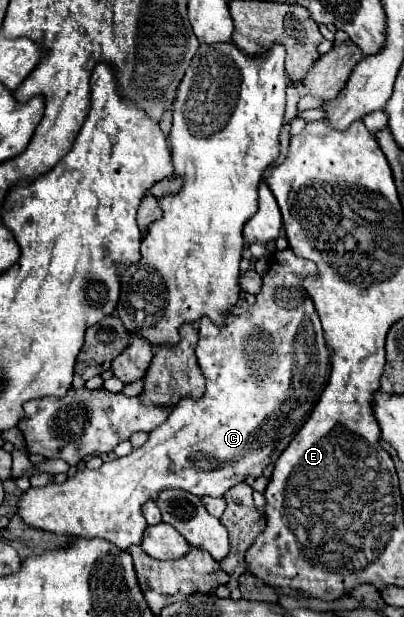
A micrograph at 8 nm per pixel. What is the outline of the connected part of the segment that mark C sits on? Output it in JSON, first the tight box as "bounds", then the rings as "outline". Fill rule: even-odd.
{"bounds":[17,248,331,550],"outline":[[[289,248],[285,252],[275,252],[269,260],[269,270],[267,274],[263,276],[263,288],[261,292],[257,294],[257,302],[253,306],[249,306],[247,312],[243,312],[241,316],[235,316],[235,314],[227,314],[225,316],[225,324],[217,326],[209,316],[203,316],[199,320],[199,342],[197,342],[197,348],[195,348],[195,354],[197,354],[197,362],[199,362],[199,368],[205,376],[205,394],[199,398],[199,400],[181,400],[171,416],[159,424],[155,430],[149,432],[149,438],[147,442],[141,446],[141,448],[135,448],[131,454],[123,456],[123,458],[115,458],[111,462],[103,462],[101,468],[95,468],[95,470],[79,470],[75,476],[67,478],[63,484],[47,484],[43,488],[29,488],[17,502],[17,512],[19,516],[33,528],[41,528],[41,530],[47,530],[47,532],[55,532],[55,534],[61,534],[61,536],[83,536],[83,538],[103,538],[111,544],[115,544],[117,548],[123,548],[127,550],[129,546],[133,544],[141,544],[141,538],[143,538],[143,530],[147,528],[147,522],[143,518],[143,512],[141,512],[141,506],[147,502],[147,500],[155,500],[163,490],[167,488],[181,488],[181,490],[187,490],[195,496],[213,496],[213,498],[223,498],[227,490],[231,490],[233,486],[237,486],[239,482],[243,482],[245,478],[257,478],[263,474],[265,466],[271,462],[271,454],[277,446],[277,442],[281,438],[289,438],[293,434],[299,432],[299,428],[303,426],[303,422],[309,418],[309,414],[313,412],[321,392],[323,392],[323,386],[327,382],[327,370],[329,370],[329,358],[331,358],[331,350],[327,348],[327,342],[325,342],[325,334],[323,334],[323,328],[321,328],[321,322],[319,322],[319,314],[315,310],[315,304],[311,300],[311,296],[301,288],[301,282],[304,278],[310,275],[317,274],[318,270],[315,268],[315,264],[311,264],[309,260],[303,260],[303,258],[297,258]]]}

